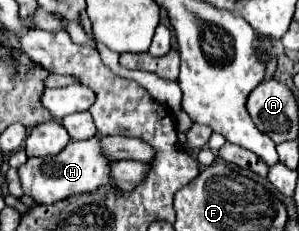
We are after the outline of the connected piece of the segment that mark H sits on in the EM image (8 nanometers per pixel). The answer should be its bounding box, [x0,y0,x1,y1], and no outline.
[19,134,119,204]

